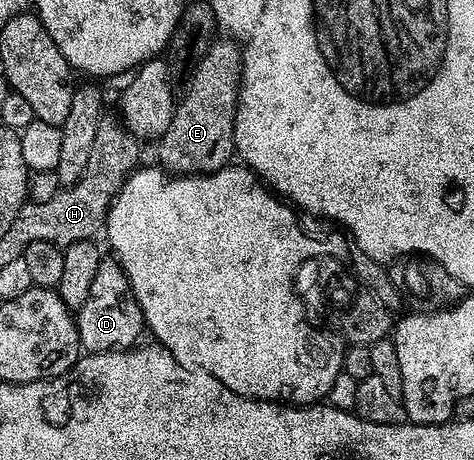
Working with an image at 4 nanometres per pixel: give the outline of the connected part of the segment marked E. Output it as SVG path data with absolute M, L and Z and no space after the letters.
M214 40L209 51L193 67L193 83L186 88L182 98L180 95L173 107L171 124L156 143L156 161L168 173L174 176L214 174L216 170L224 170L230 165L235 154L233 117L237 111L237 92L241 84L241 51L242 47L236 41Z

